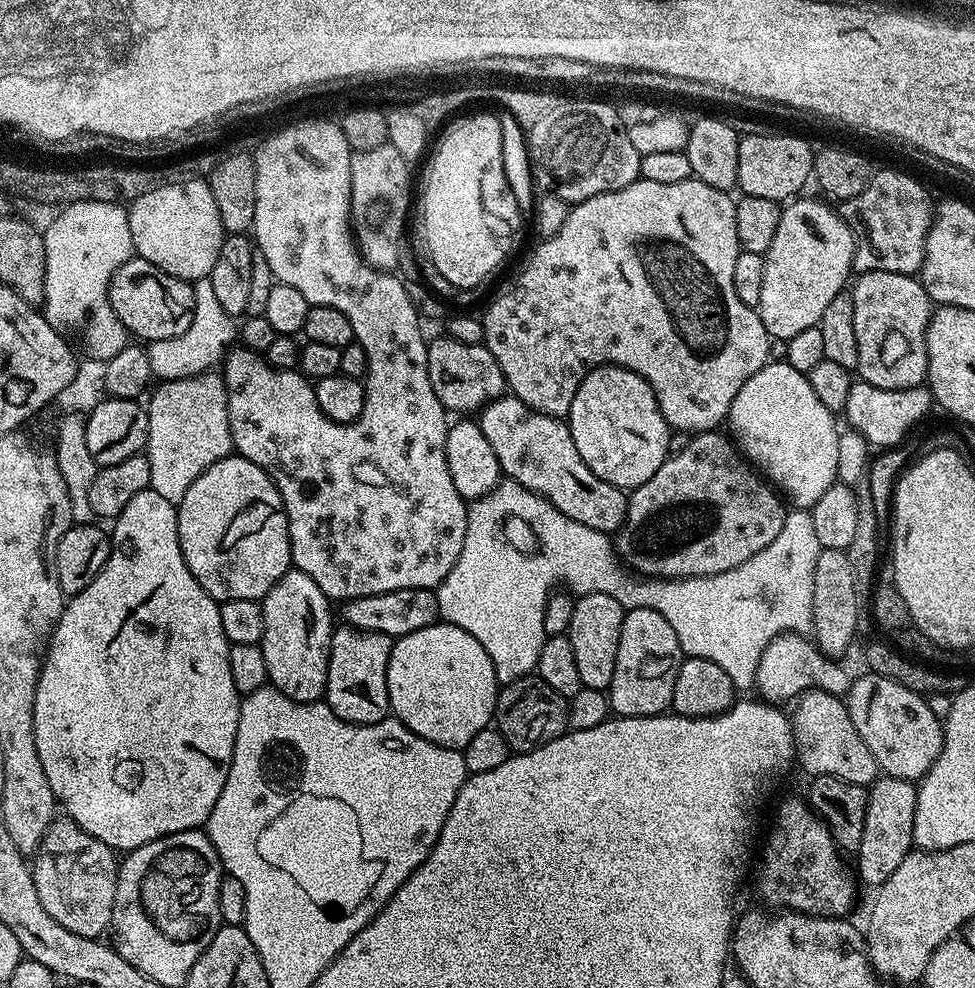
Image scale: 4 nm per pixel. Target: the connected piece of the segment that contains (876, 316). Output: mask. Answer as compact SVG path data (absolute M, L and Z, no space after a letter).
M866 272L855 280L850 291L854 302L854 334L858 338L855 371L859 379L886 390L921 387L928 378L926 334L934 311L923 284L916 276L897 272Z

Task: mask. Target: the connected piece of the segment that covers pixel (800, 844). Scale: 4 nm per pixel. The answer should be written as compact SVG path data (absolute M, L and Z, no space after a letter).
M784 800L776 812L776 825L764 848L764 868L768 873L760 892L770 903L793 912L843 917L856 900L857 881L851 871L844 869L841 849L834 843L824 821L800 800Z

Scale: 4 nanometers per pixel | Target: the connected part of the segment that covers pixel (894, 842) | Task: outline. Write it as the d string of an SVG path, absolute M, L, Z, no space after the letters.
M881 775L876 783L867 789L868 805L864 811L862 842L855 849L855 871L860 871L859 879L879 886L902 866L902 862L913 851L914 810L916 809L917 785L911 780Z

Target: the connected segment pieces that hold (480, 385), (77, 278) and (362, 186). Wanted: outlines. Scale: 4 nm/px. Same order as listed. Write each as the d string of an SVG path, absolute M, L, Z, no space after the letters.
M451 338L443 339L428 344L428 377L430 386L434 386L434 394L438 394L449 413L472 414L489 400L505 395L502 370L494 354L490 354L483 343L467 344Z
M74 201L63 205L60 214L43 229L44 249L46 250L46 266L52 270L56 268L56 256L64 256L68 264L68 272L72 275L72 285L68 288L64 300L56 304L56 308L47 309L46 315L53 325L69 324L72 328L81 328L84 331L84 344L88 352L99 362L107 362L130 343L130 333L122 326L122 322L114 314L108 301L108 287L112 275L128 260L133 259L134 249L130 238L130 222L128 221L128 208L123 203L110 203L102 201Z
M390 143L378 146L378 150L355 153L352 158L350 166L350 202L352 203L350 231L361 260L369 268L378 272L391 273L395 269L392 267L400 260L400 243L404 240L404 219L408 216L408 172L410 172L409 164Z

